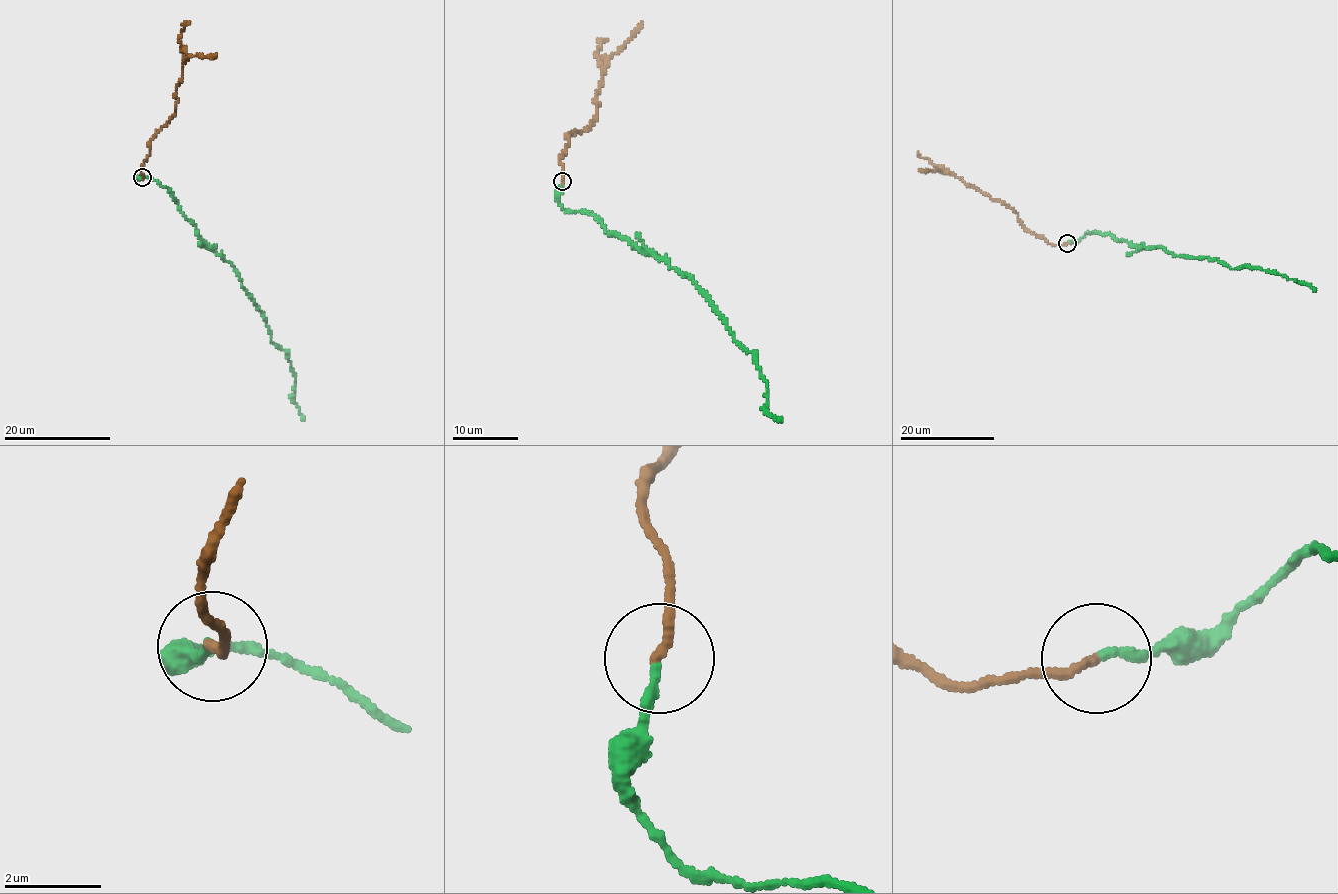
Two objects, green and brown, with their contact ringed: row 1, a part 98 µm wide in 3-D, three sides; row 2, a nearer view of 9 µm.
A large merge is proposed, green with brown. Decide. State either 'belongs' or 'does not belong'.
belongs

